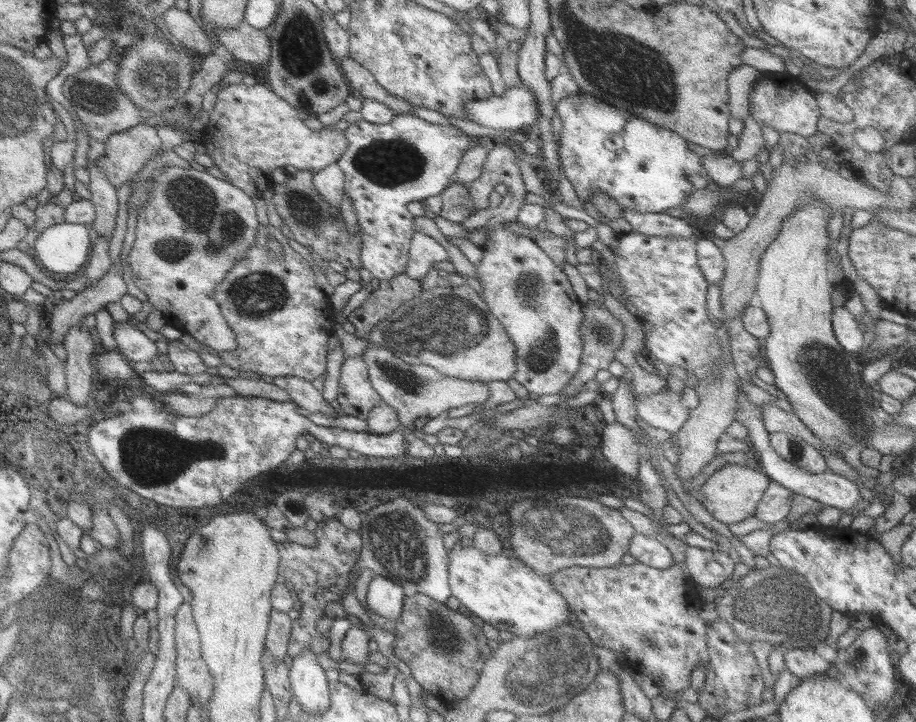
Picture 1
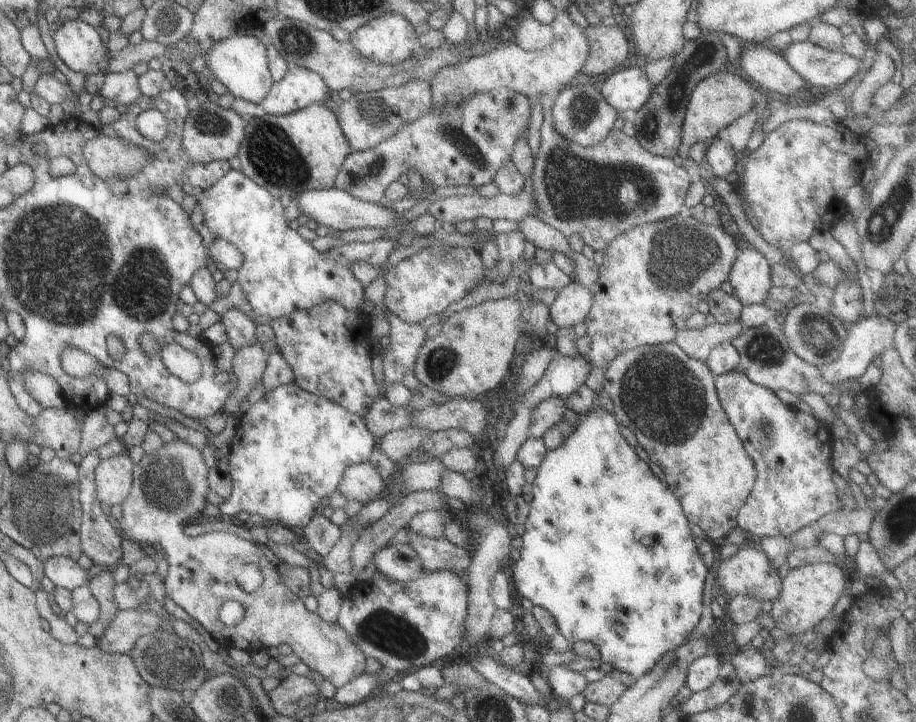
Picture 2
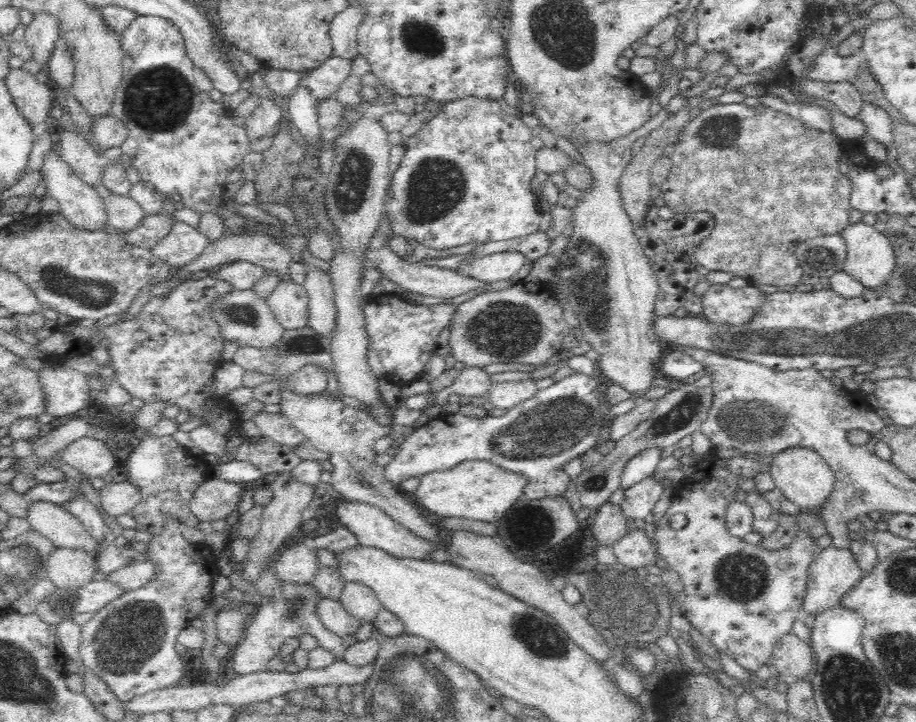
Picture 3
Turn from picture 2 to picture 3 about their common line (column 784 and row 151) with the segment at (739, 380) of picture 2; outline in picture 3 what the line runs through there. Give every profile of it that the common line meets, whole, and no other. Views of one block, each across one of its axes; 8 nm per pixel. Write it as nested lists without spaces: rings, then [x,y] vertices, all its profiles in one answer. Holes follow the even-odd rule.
[[[466,97],[460,100],[448,101],[444,103],[443,109],[430,120],[425,121],[408,142],[404,142],[405,152],[400,164],[400,168],[393,175],[391,187],[389,187],[389,201],[385,202],[384,216],[388,217],[392,230],[396,235],[407,239],[416,240],[419,244],[424,244],[434,250],[444,250],[455,246],[466,246],[475,242],[484,244],[487,242],[511,241],[520,237],[538,232],[542,214],[538,210],[538,196],[532,191],[532,179],[536,176],[535,152],[532,147],[532,130],[527,126],[527,119],[522,116],[508,116],[500,109],[498,102],[492,99],[479,99]]]

